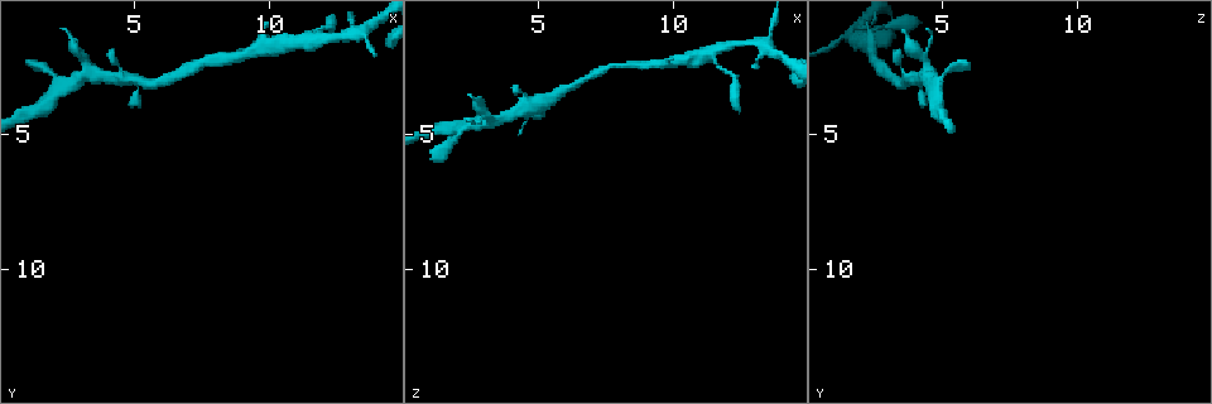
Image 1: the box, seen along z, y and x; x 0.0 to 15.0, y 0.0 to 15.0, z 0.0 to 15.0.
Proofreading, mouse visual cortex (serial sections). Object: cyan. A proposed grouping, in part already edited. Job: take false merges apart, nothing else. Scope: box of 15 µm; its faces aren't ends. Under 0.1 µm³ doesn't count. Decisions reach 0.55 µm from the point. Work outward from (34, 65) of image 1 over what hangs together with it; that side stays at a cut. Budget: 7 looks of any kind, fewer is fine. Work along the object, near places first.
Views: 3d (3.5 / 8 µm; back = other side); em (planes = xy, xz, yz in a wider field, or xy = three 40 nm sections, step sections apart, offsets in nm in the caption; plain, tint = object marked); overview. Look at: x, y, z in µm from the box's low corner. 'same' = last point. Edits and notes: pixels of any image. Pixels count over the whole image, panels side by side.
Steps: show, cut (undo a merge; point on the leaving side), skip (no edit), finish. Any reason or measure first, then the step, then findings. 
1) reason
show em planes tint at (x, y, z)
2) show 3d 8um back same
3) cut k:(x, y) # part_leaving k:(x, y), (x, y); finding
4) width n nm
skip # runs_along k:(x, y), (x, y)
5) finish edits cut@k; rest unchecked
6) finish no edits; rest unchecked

a fork
show 3d 8um at (2.2, 3.1, 4.8)

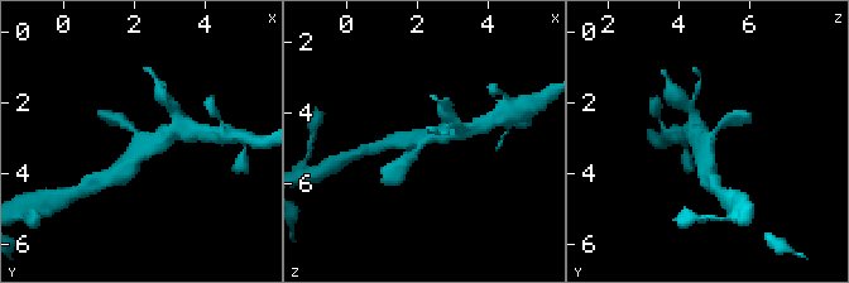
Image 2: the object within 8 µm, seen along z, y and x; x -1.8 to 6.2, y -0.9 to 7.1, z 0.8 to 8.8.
arms 3; arm_widths 200, 450, 500 nm; shape alone is not enough
show em planes tint at (2.1, 3.2, 4.8)

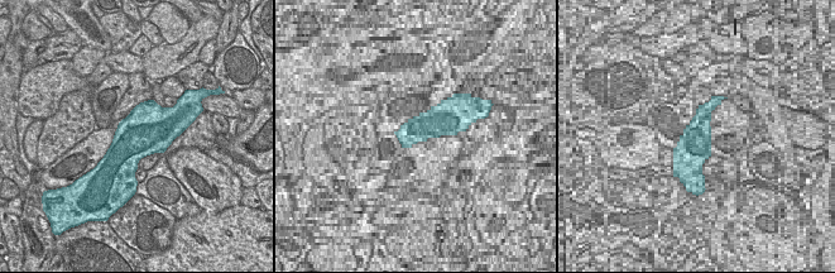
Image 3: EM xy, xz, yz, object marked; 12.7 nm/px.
skip # all the same cell

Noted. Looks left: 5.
branch point
show 3d 8um at (4.6, 3.0, 4.0)

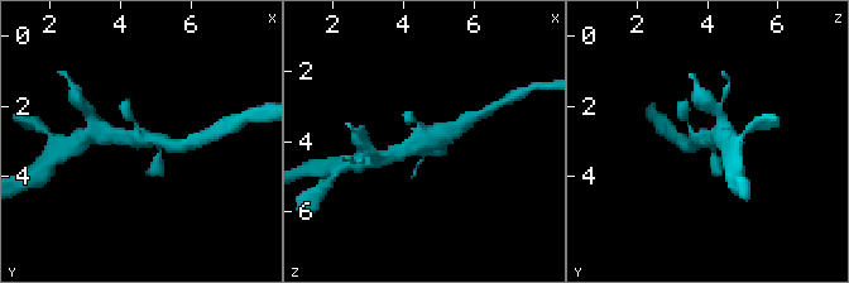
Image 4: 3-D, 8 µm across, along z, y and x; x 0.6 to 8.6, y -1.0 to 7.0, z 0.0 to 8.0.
zoom in
show 3d 3.5um at (4.5, 3.0, 4.0)

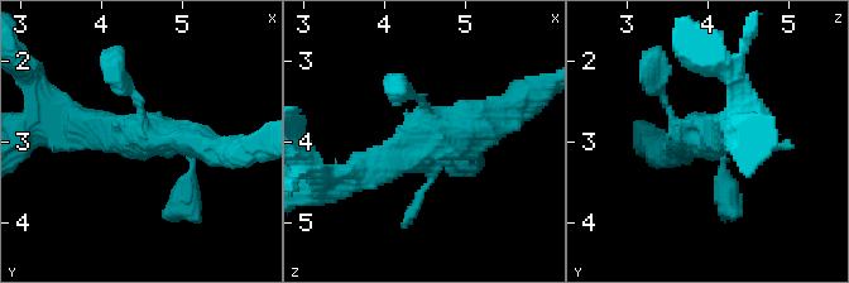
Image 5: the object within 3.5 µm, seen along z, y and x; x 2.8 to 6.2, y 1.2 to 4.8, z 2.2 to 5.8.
show em xy step 3 tint at (4.55, 2.95, 4.00)

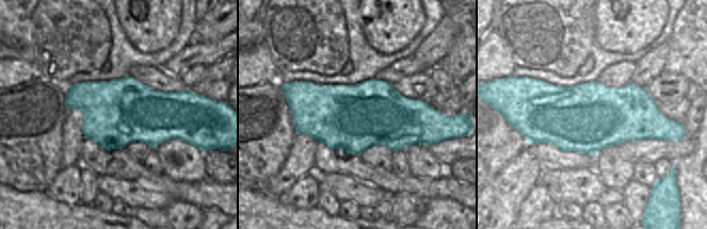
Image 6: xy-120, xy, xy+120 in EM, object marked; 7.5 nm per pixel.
skip # runs_along 5:(353, 174), (500, 114); one cell here

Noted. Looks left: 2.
finish no edits; rest unchecked

